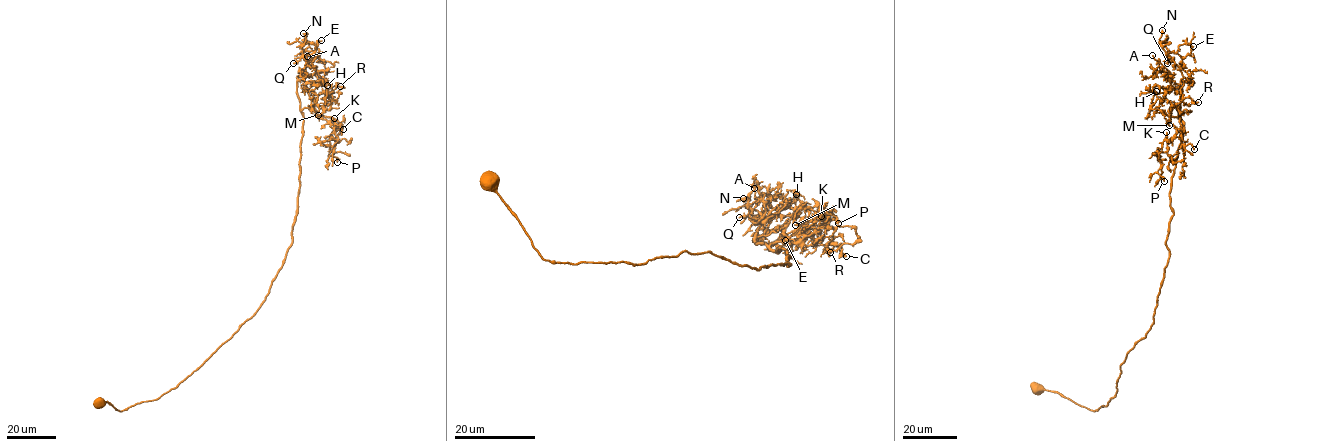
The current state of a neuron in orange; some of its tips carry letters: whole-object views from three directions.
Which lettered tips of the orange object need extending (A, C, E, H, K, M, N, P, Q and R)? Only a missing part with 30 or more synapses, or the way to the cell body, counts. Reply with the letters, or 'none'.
M

